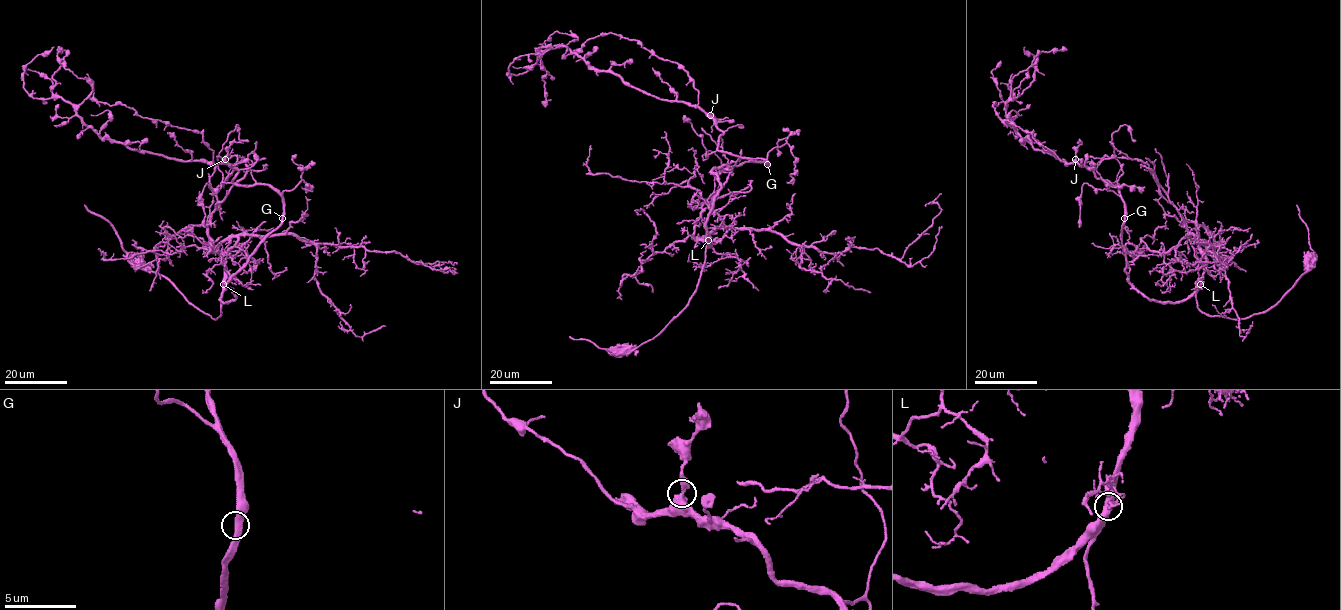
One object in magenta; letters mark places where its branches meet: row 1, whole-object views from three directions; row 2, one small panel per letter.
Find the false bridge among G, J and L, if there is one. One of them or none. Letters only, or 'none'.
none

